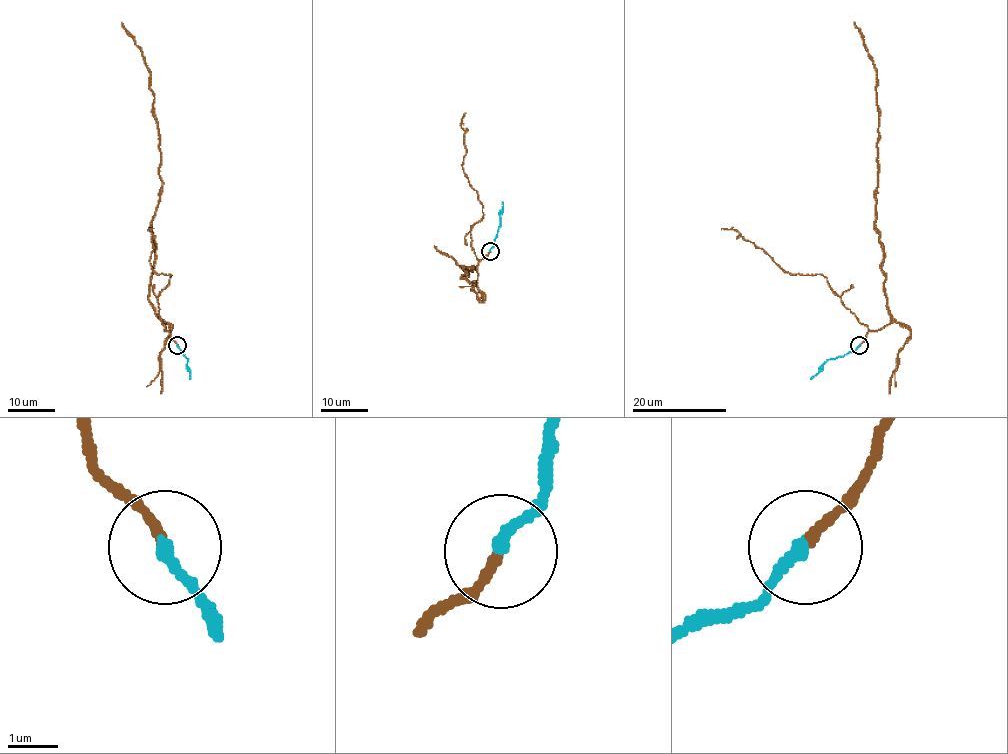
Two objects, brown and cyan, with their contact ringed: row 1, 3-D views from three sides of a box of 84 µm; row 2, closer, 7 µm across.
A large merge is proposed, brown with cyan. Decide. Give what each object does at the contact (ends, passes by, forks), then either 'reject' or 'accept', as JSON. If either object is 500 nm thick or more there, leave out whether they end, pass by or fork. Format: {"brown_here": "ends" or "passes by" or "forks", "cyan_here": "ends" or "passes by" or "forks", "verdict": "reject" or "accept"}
{"brown_here": "ends", "cyan_here": "ends", "verdict": "accept"}

